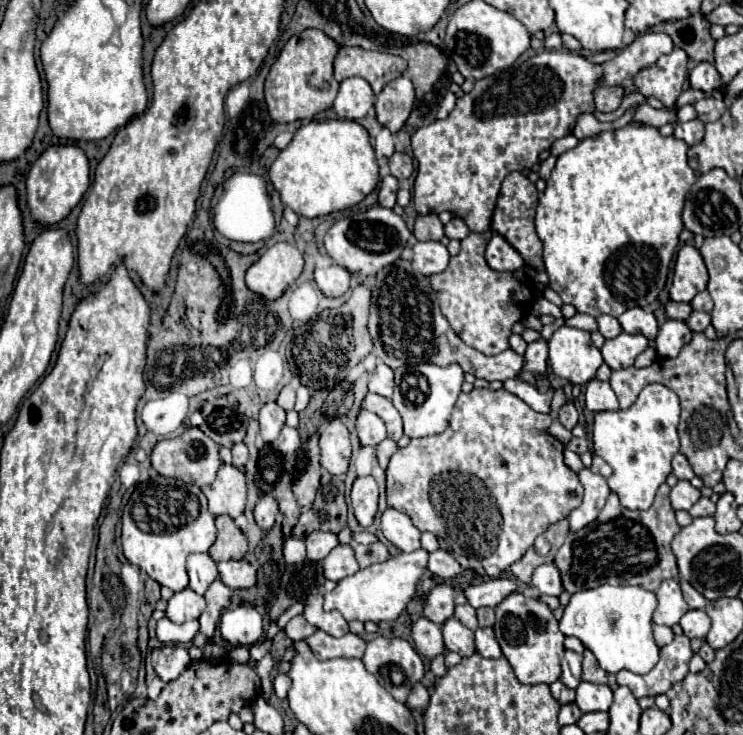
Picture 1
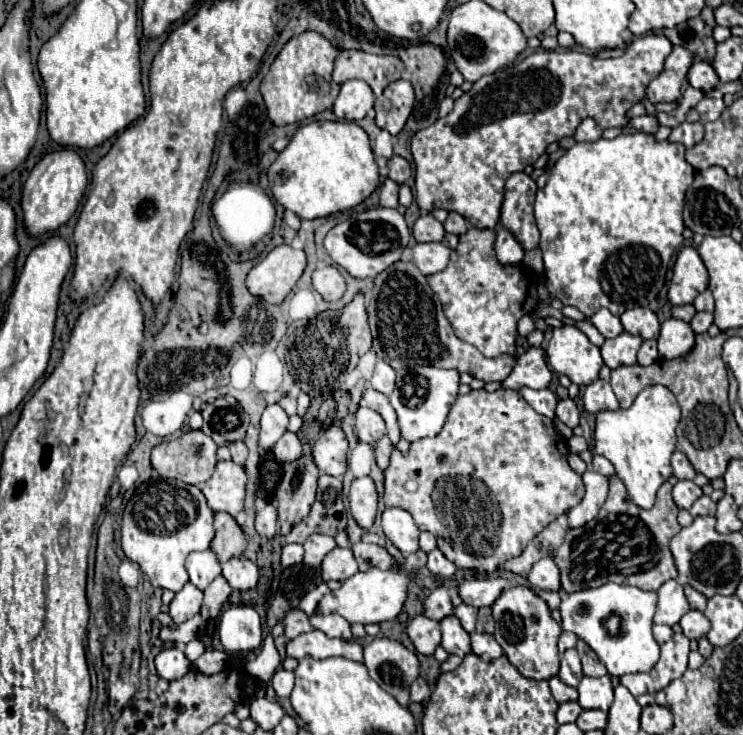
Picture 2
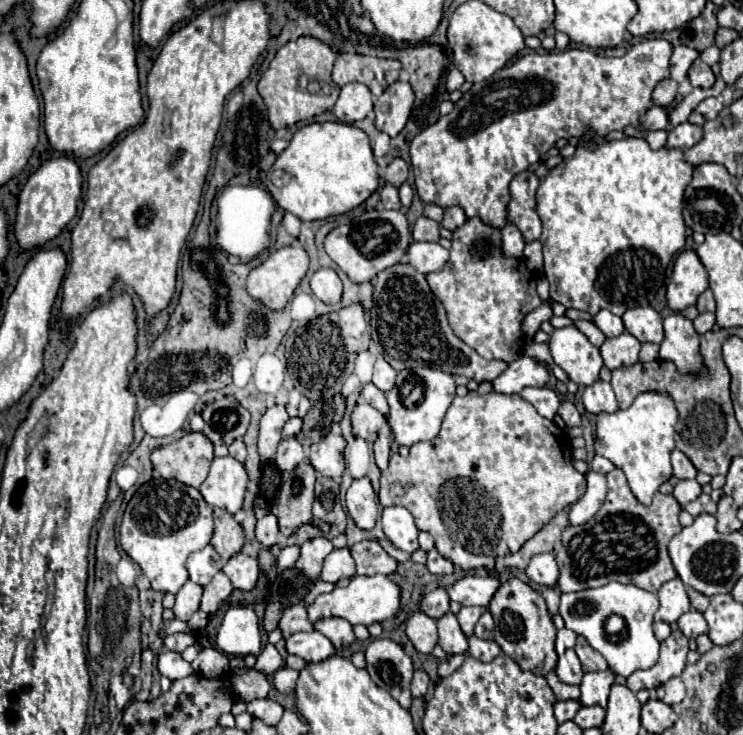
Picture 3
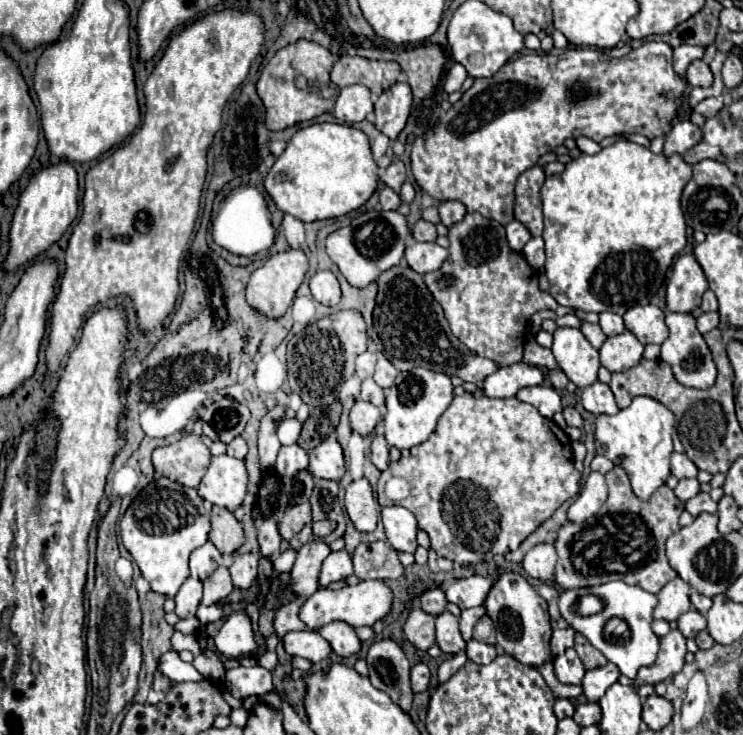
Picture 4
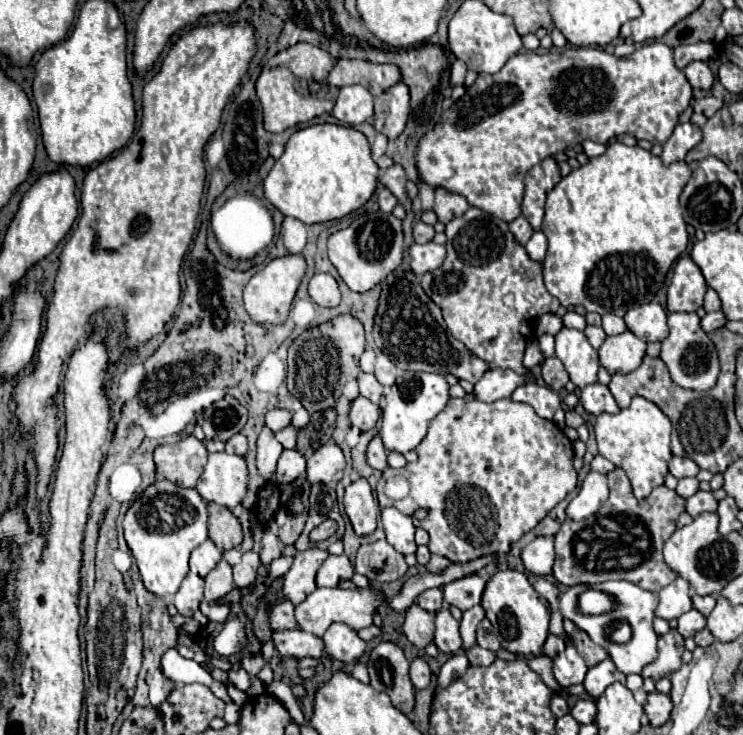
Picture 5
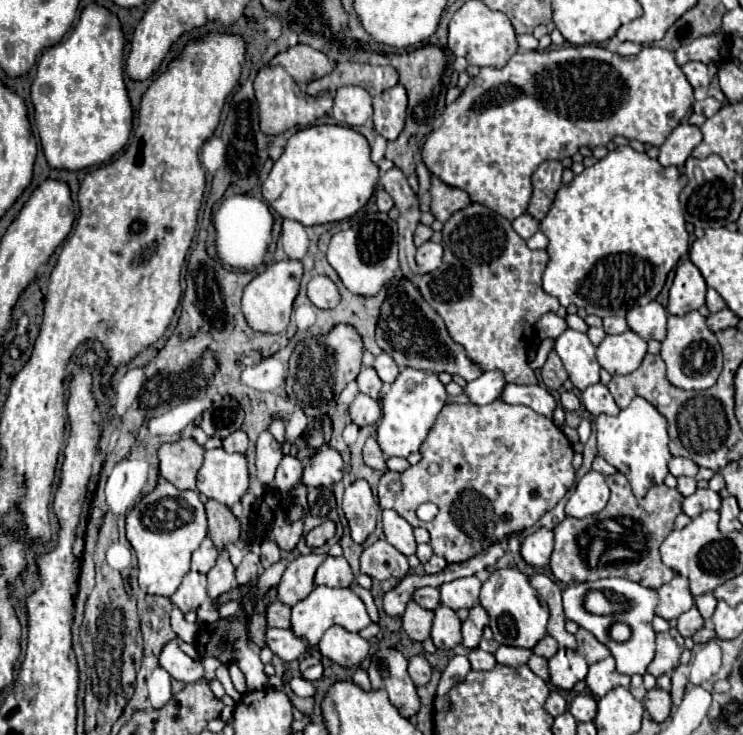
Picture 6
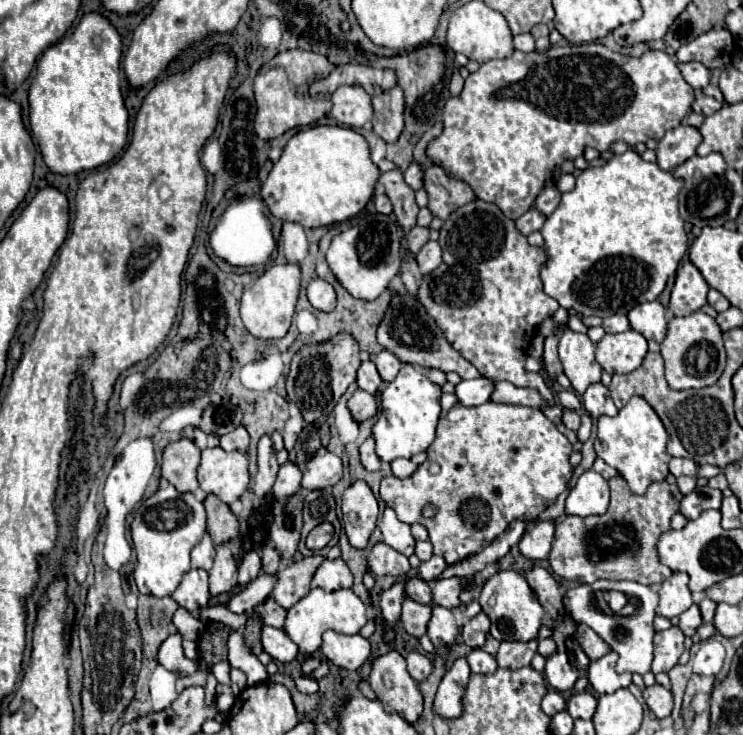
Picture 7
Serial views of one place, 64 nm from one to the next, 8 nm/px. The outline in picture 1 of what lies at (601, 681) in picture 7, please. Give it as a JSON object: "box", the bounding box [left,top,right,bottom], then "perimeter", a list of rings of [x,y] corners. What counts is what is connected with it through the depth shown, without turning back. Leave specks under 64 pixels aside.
{"box":[576,682,612,712],"perimeter":[[[582,682],[576,688],[576,706],[582,712],[608,712],[612,704],[612,690],[602,684]]]}

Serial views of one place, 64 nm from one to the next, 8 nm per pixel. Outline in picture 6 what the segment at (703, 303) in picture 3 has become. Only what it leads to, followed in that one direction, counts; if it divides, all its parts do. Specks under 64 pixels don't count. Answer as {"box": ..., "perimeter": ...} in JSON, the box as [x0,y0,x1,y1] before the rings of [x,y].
{"box":[706,288,726,312],"perimeter":[[[708,288],[708,294],[706,294],[706,306],[708,306],[710,312],[718,312],[718,310],[724,310],[724,308],[726,308],[722,296],[720,296],[714,288]]]}

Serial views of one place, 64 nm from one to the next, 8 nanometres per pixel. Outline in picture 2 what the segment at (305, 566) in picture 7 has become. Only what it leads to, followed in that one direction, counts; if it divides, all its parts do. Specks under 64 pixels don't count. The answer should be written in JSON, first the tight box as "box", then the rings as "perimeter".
{"box":[304,534,336,568],"perimeter":[[[312,534],[308,536],[308,540],[304,542],[304,564],[308,568],[320,568],[324,556],[336,546],[334,538],[332,536],[326,536],[326,534]]]}

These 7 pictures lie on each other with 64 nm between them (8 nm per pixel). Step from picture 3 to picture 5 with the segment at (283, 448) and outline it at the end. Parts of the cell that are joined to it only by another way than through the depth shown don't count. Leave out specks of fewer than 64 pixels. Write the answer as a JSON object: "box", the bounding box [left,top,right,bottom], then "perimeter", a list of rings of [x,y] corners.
{"box":[276,450,306,484],"perimeter":[[[284,450],[280,460],[278,460],[278,468],[276,468],[276,482],[280,484],[288,484],[292,480],[296,480],[298,476],[306,474],[306,460],[304,454],[298,450]]]}

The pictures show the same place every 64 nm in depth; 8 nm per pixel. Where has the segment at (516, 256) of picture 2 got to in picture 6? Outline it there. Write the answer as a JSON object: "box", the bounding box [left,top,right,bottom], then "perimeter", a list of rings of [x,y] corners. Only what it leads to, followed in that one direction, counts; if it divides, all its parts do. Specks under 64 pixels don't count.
{"box":[512,214,538,240],"perimeter":[[[522,214],[520,218],[516,218],[516,220],[512,222],[512,228],[514,228],[524,240],[528,240],[528,238],[538,230],[538,222],[536,222],[530,214]]]}

